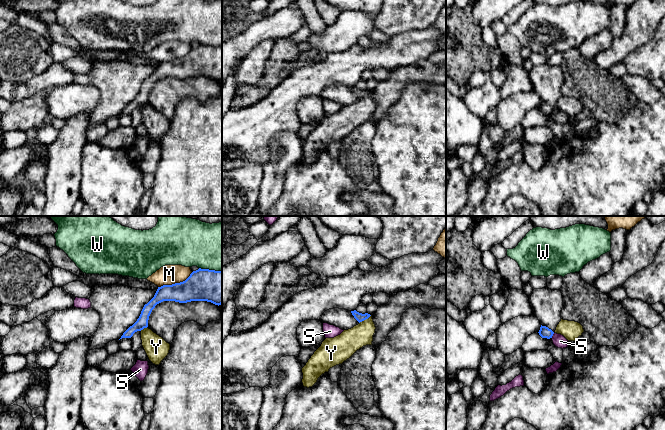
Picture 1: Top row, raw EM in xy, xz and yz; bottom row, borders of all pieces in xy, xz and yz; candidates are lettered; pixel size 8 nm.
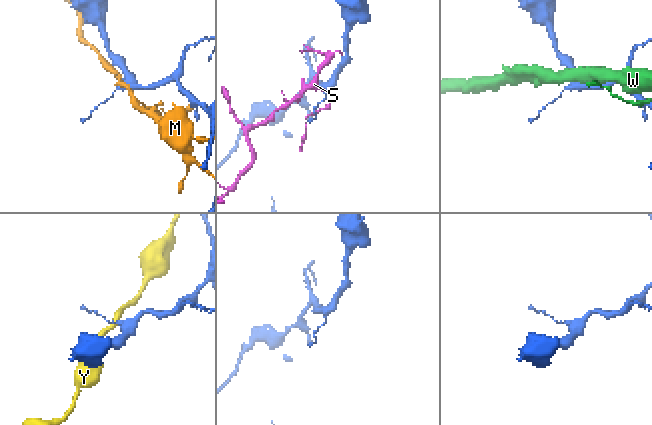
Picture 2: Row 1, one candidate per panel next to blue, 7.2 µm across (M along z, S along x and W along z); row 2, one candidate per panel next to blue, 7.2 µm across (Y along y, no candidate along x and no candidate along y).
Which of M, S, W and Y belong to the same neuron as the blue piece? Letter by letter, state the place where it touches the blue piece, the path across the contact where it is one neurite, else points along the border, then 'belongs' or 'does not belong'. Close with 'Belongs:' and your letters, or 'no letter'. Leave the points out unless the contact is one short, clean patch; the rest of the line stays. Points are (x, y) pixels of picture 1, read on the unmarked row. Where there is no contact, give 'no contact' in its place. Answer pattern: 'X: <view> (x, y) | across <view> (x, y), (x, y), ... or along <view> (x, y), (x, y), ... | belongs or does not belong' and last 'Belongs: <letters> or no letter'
M: xy (175, 59) | does not belong
S: yz (552, 111) | along yz (554, 109), (551, 113) | does not belong
W: xy (210, 46) | does not belong
Y: xz (365, 95) | along xz (371, 91), (359, 99) | does not belong
Belongs: no letter

